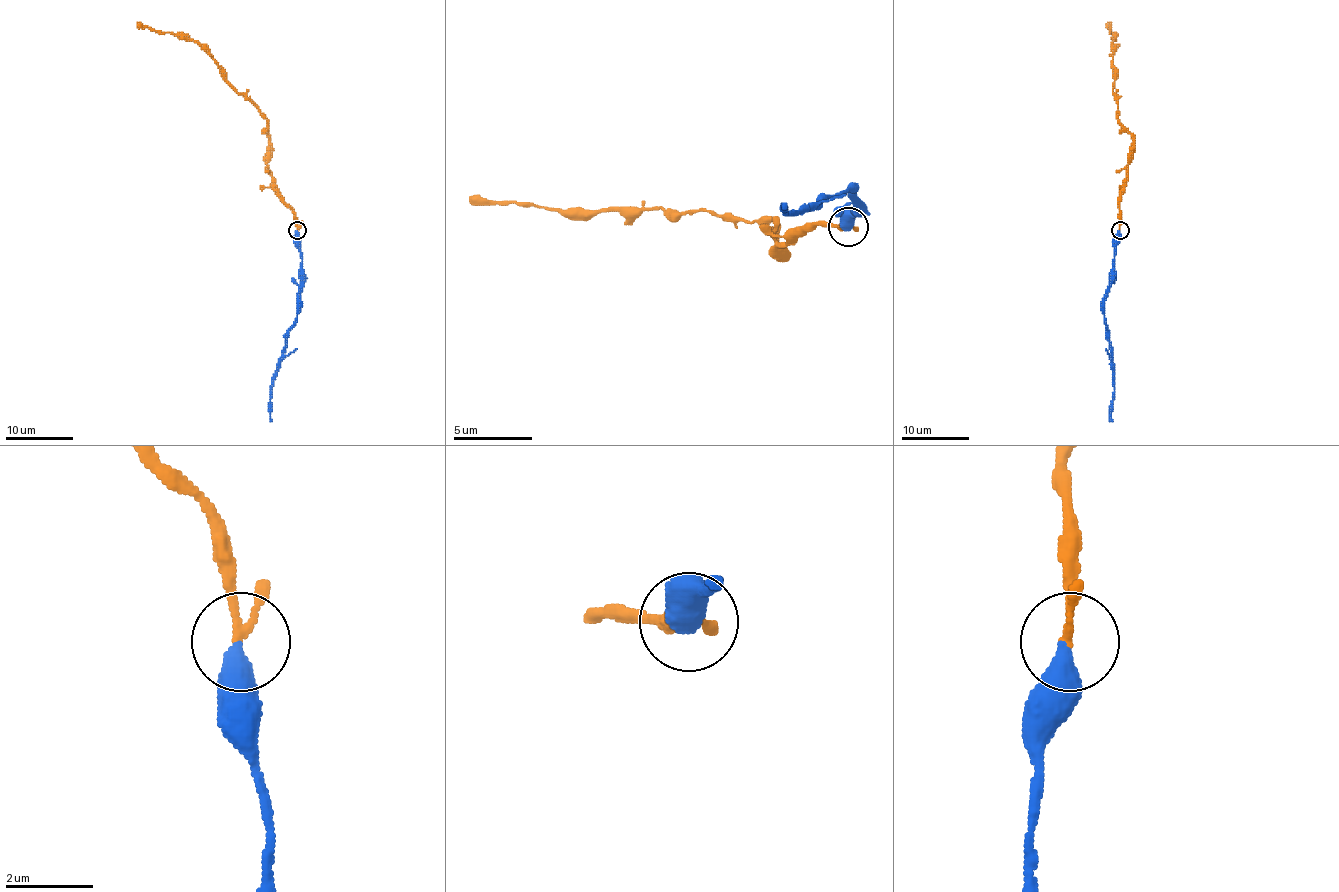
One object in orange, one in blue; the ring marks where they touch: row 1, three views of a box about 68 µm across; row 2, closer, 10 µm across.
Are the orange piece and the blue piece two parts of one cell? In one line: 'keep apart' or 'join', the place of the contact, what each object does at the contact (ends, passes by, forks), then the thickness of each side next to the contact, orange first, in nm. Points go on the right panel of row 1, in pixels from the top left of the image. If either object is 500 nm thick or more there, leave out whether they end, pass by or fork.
join; at (1120, 230); orange passes by; blue ends there; 140 nm thick on the orange side, 440 nm on the other

